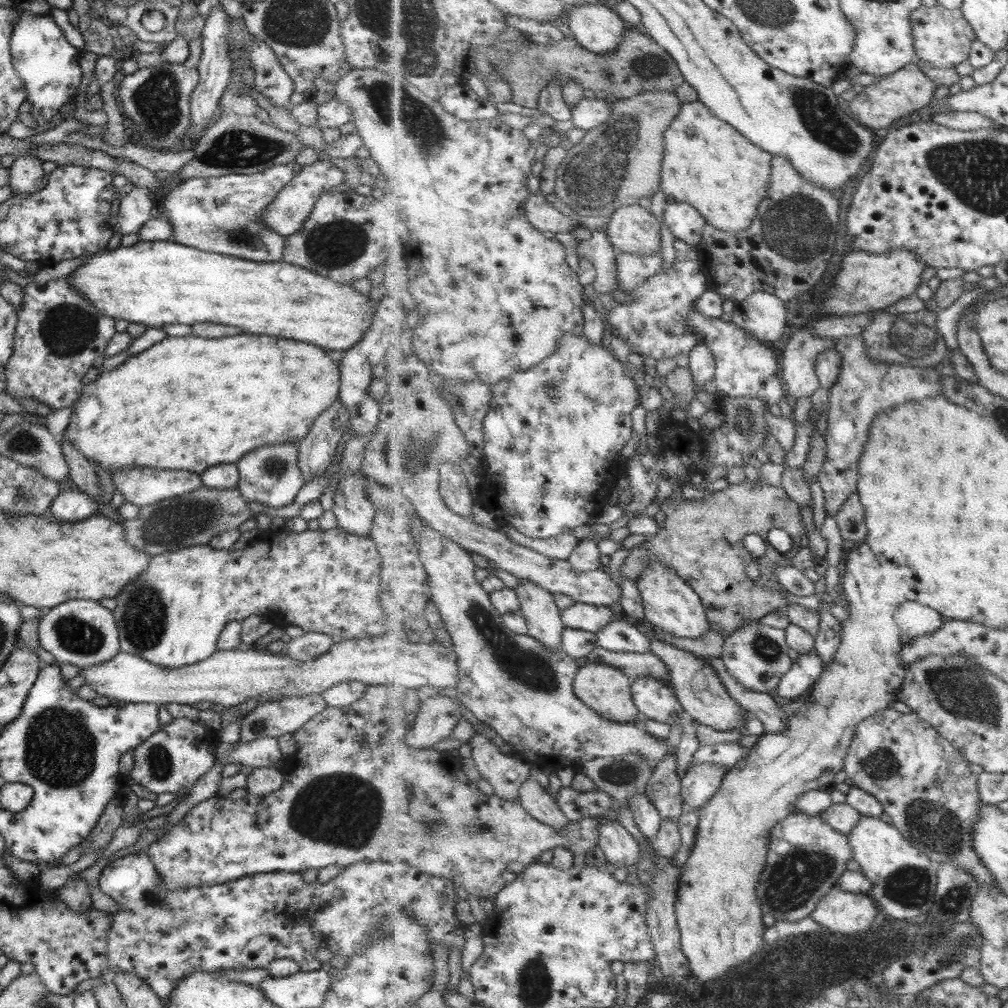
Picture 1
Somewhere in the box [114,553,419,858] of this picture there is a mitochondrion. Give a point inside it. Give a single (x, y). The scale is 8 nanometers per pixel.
(342, 809)

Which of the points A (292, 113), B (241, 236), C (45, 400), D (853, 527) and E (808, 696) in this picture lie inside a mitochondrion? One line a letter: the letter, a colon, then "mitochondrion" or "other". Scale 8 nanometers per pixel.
A: other
B: mitochondrion
C: other
D: other
E: other

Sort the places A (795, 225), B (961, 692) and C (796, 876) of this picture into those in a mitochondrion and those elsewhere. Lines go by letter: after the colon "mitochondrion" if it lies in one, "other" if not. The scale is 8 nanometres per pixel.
A: mitochondrion
B: mitochondrion
C: mitochondrion

